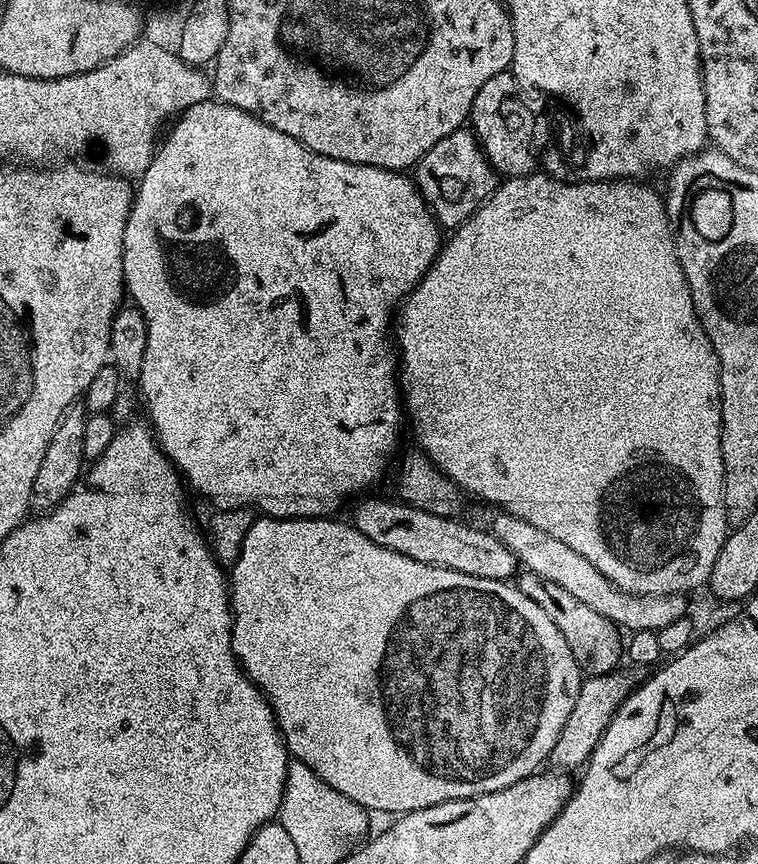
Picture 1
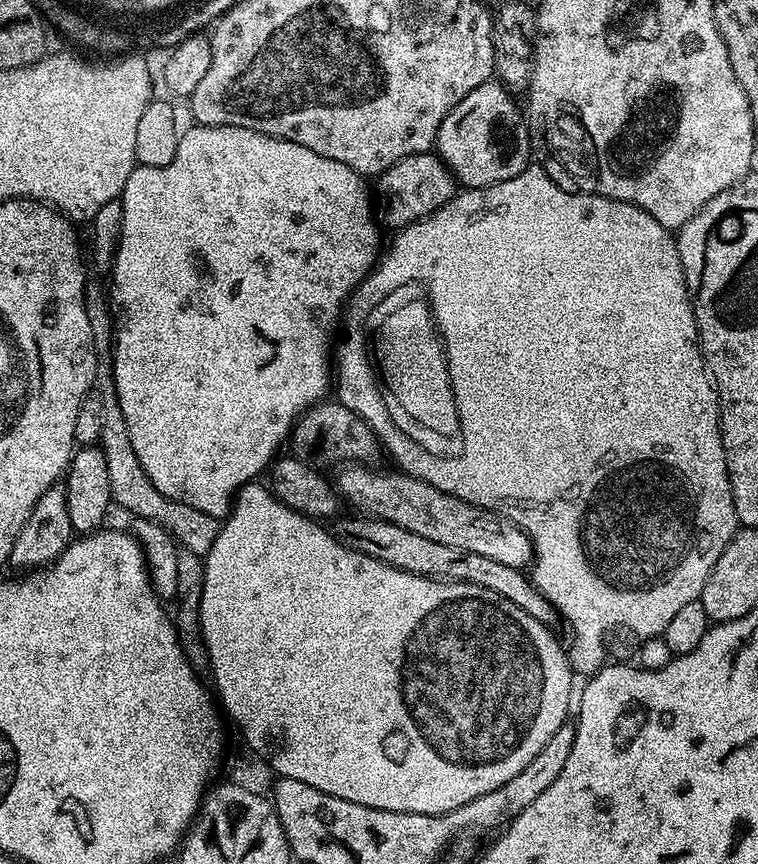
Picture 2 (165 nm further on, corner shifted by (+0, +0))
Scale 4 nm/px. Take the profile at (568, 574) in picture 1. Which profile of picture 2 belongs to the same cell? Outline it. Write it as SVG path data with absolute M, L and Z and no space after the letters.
M344 466L334 476L334 487L345 501L353 504L355 511L367 514L377 520L385 520L394 526L402 526L402 530L410 530L410 534L418 534L421 538L430 538L430 542L442 542L442 546L455 546L457 550L470 550L474 554L482 554L486 558L494 558L494 562L502 562L506 566L527 569L534 557L532 555L532 539L514 522L496 515L491 508L479 508L467 504L464 500L454 498L417 476L401 474L399 471L376 472L372 466Z

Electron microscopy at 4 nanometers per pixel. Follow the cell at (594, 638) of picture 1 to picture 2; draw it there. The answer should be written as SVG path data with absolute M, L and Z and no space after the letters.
M367 514L351 515L345 520L337 519L336 528L334 527L336 539L343 542L347 548L358 550L370 558L378 558L410 574L418 574L431 580L466 582L474 586L482 586L486 590L494 590L494 594L502 594L506 602L514 602L518 610L526 610L530 618L538 618L538 622L549 626L557 623L556 607L540 593L526 575L525 569L494 562L494 558L486 558L470 550L457 550L455 546L442 546L442 542L430 542L430 538L410 534L410 530L402 530L402 526L394 526L390 522L377 520Z

